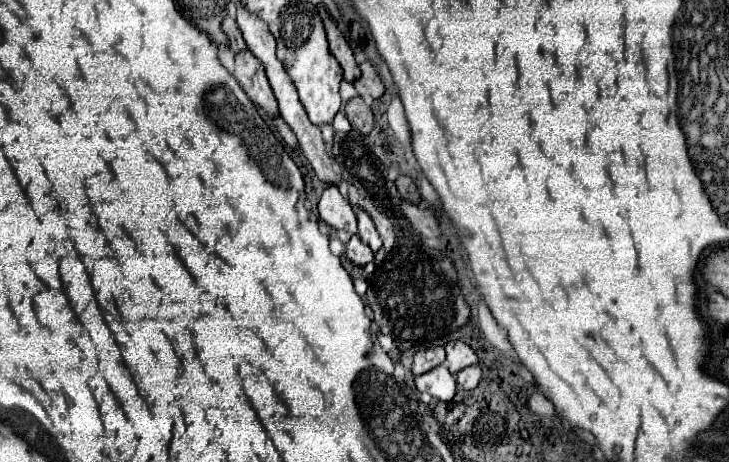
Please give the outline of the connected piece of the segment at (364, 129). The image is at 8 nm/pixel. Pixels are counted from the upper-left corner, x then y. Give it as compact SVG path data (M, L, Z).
M353 97L347 105L345 105L345 113L347 113L347 119L351 121L351 127L363 135L369 135L375 121L373 121L373 111L371 107L367 107L363 103L361 97Z

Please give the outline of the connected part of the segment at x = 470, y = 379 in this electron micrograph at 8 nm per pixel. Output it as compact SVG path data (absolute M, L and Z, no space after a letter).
M479 365L467 367L467 369L463 369L463 371L457 373L457 383L463 389L475 389L479 385L479 379L481 379L481 367Z

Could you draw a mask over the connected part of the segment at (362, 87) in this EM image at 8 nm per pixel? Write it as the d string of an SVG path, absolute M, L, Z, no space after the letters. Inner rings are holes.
M365 61L359 65L361 67L361 79L357 79L353 85L359 91L359 95L371 95L373 99L379 99L385 93L385 85L377 73L377 69L373 67L371 61Z

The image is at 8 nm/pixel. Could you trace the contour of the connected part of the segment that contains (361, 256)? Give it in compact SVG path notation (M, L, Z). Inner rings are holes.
M357 235L351 237L351 241L347 243L345 253L347 253L347 257L349 257L355 265L359 265L359 267L365 267L367 263L373 261L373 251L367 249L367 245L363 245Z

